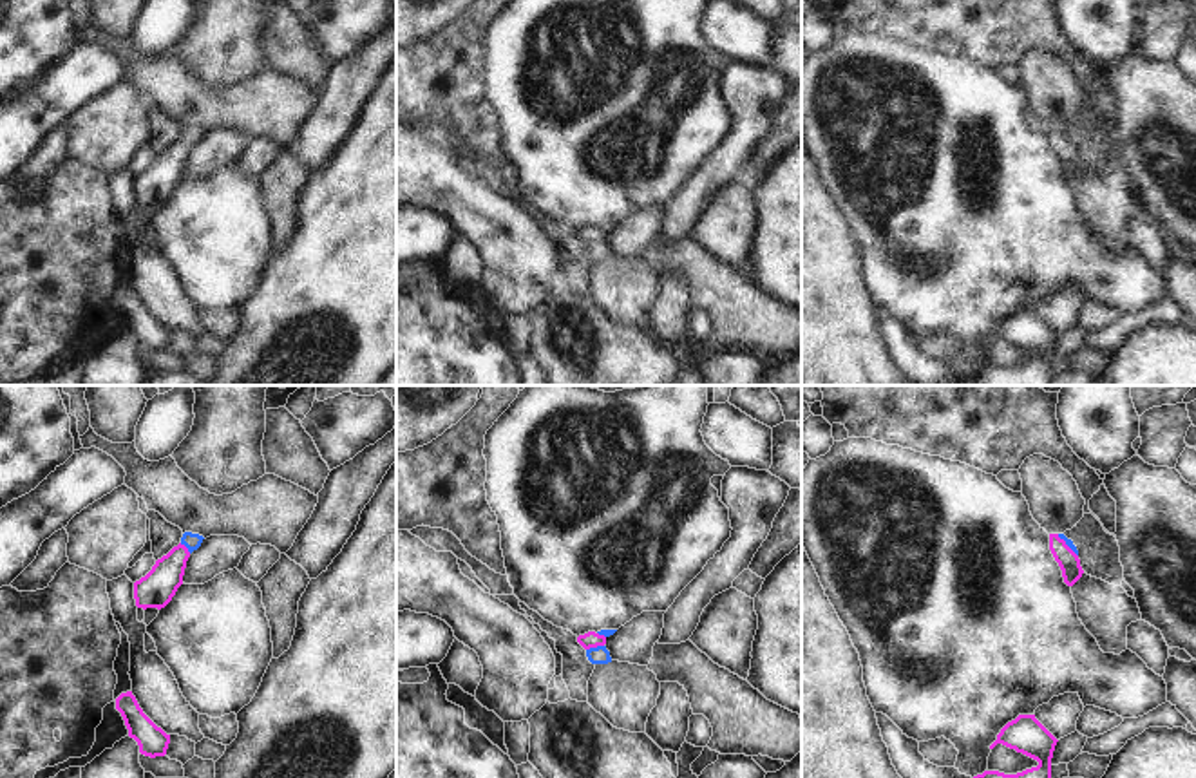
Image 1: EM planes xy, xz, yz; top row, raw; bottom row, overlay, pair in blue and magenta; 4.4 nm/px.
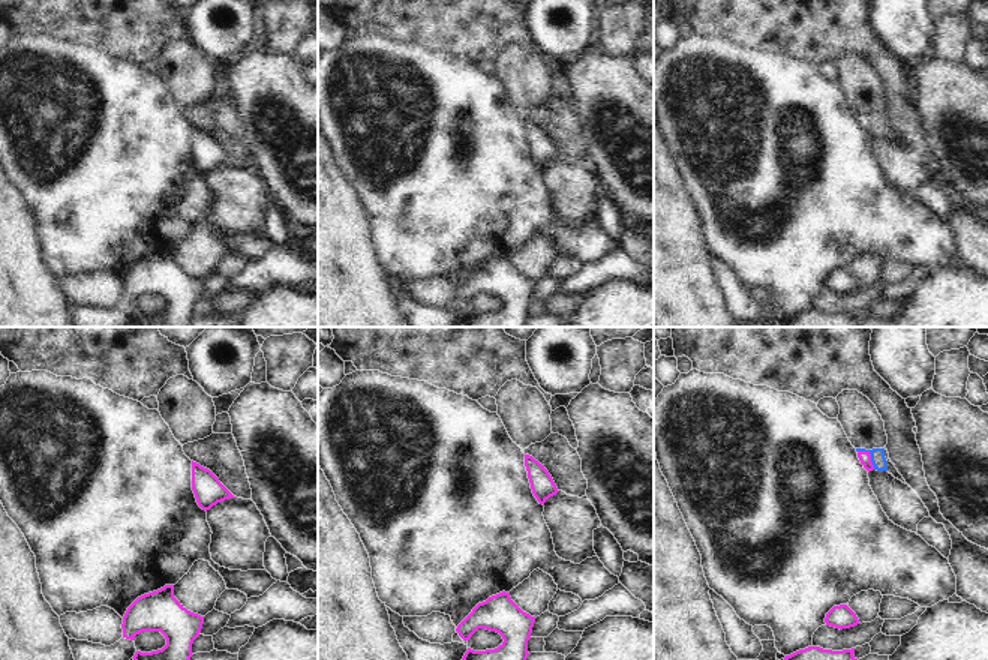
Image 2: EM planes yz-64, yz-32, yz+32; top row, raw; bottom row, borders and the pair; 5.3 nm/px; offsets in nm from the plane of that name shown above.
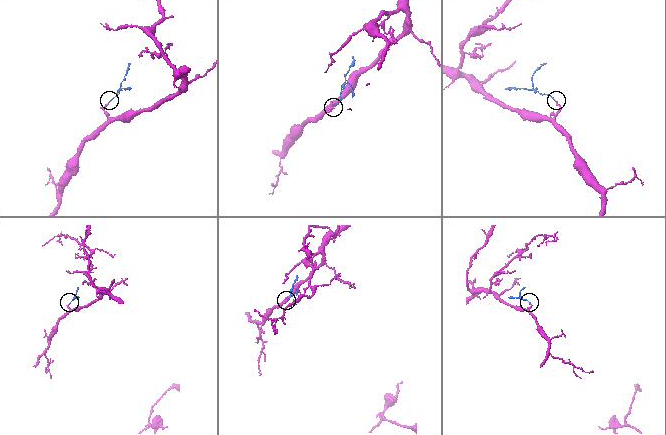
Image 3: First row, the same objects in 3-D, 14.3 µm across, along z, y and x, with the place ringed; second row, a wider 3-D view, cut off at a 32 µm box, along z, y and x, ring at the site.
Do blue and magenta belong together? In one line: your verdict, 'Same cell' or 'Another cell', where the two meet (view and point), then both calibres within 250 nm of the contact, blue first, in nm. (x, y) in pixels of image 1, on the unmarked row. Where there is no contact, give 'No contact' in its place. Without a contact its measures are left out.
Same cell. Touches blue at xz (594, 243). Thickness 80 nm (blue) against 70 nm.

